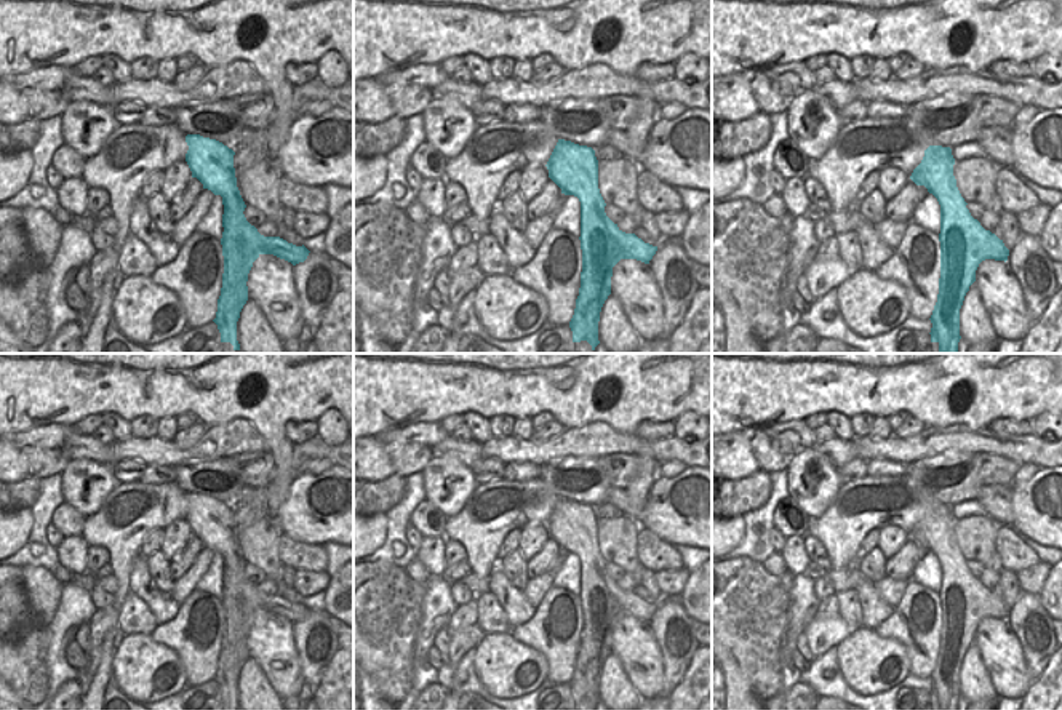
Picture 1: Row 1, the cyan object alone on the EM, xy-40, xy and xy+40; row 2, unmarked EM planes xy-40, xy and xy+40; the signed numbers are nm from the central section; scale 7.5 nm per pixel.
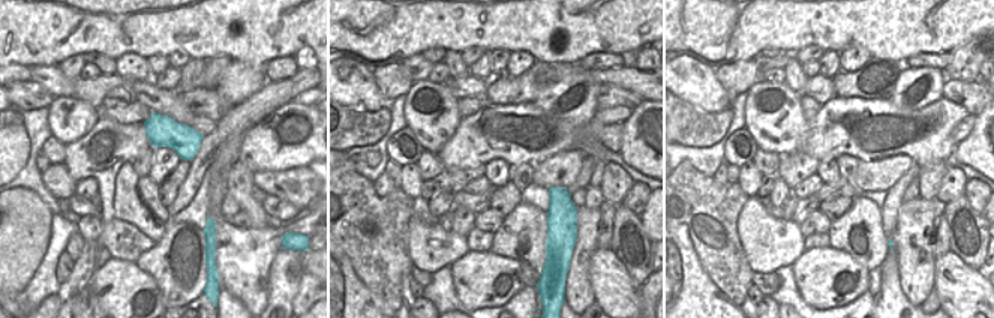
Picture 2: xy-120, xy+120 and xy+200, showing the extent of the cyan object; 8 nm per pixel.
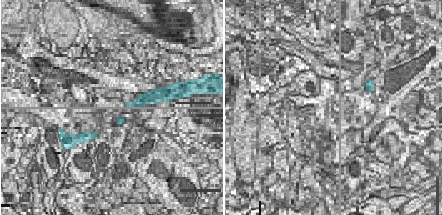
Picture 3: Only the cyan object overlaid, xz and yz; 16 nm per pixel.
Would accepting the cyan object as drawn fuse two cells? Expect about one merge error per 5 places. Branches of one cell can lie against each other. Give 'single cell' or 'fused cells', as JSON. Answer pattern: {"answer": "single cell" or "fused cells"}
{"answer": "single cell"}

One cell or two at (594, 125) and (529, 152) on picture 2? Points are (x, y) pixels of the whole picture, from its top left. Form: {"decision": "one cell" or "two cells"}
{"decision": "one cell"}

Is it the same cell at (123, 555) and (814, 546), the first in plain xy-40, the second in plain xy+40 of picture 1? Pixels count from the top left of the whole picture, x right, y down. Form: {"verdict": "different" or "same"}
{"verdict": "different"}

